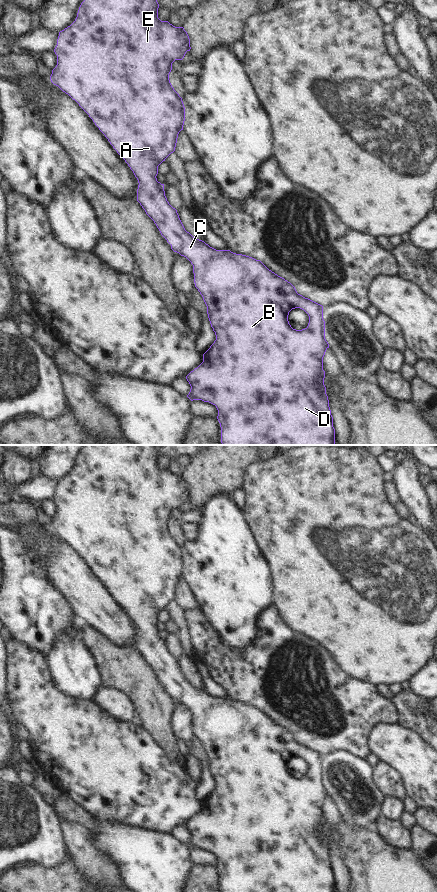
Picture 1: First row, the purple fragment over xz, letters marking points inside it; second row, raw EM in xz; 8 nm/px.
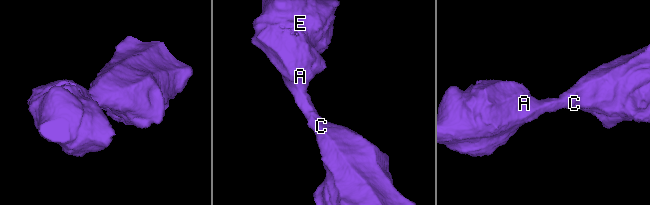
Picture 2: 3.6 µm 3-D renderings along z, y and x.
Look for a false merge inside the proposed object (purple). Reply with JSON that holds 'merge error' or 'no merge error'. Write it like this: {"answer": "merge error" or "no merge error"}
{"answer": "no merge error"}

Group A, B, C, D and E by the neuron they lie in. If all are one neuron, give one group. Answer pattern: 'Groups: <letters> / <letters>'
Groups: A B C D E.

